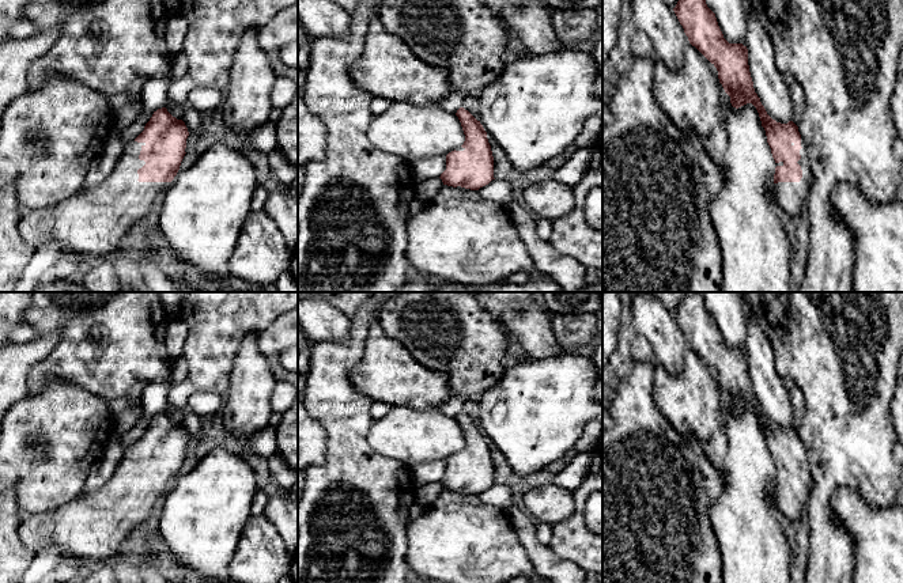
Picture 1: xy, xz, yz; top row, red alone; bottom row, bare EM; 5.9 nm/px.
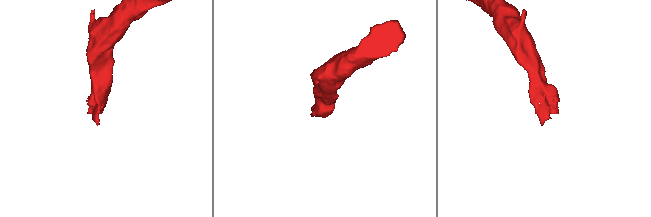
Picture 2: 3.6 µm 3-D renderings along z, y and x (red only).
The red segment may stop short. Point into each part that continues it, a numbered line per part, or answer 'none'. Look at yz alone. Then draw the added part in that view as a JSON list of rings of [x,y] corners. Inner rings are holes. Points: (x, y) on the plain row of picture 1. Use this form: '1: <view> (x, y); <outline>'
1: yz (790, 500); [[[801,442],[801,463],[797,466],[802,474],[802,482],[800,487],[778,487],[771,492],[771,500],[777,510],[782,512],[786,518],[793,520],[800,520],[804,508],[808,506],[809,488],[813,482],[809,470],[811,458],[808,451]]]

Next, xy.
1: xy (91, 527); [[[128,447],[105,485],[60,508],[24,515],[19,537],[33,557],[54,546],[58,557],[78,557],[80,568],[113,561],[122,541],[148,519],[156,500],[170,489],[137,485],[137,474],[146,469],[139,463],[143,450]]]

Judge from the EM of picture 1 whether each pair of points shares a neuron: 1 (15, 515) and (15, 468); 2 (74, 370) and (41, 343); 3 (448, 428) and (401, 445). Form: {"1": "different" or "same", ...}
{"1": "different", "2": "different", "3": "same"}

